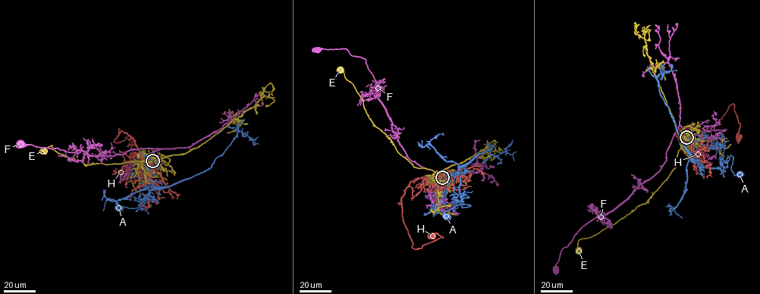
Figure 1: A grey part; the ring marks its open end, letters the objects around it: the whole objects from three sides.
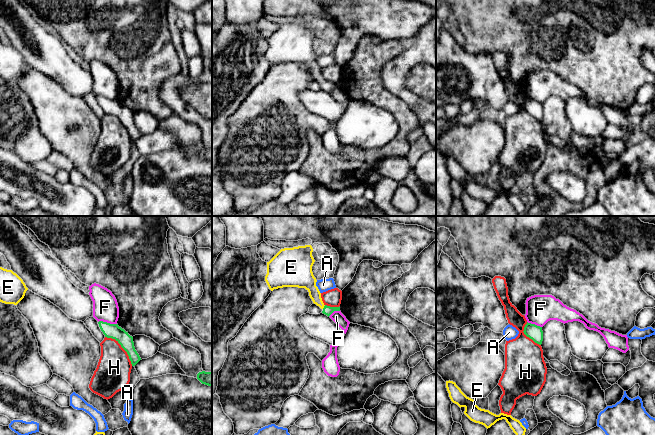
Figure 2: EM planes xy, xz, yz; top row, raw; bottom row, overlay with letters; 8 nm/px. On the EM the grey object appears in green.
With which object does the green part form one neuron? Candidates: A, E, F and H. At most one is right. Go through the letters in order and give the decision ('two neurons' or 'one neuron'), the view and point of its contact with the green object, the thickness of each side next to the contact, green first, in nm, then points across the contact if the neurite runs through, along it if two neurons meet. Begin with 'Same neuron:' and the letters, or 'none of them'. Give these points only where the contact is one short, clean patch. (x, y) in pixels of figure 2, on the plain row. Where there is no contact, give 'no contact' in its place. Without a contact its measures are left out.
Same neuron: E
A: two neurons | no contact
E: one neuron | xz (324, 83) | 80/120 nm | across xz (327, 86), (324, 83), (317, 76), (308, 57)
F: two neurons | xy (106, 98) | 120/200 nm | along xy (98, 97), (116, 100)
H: two neurons | xy (122, 123) | 120/280 nm | along xy (105, 112), (113, 114), (120, 121), (126, 128), (132, 141)

